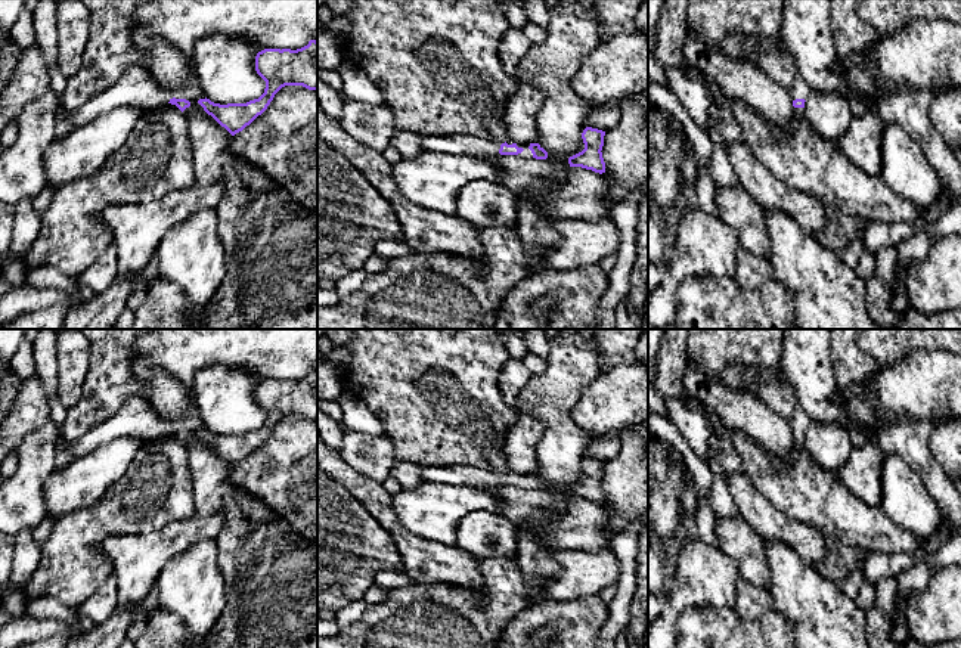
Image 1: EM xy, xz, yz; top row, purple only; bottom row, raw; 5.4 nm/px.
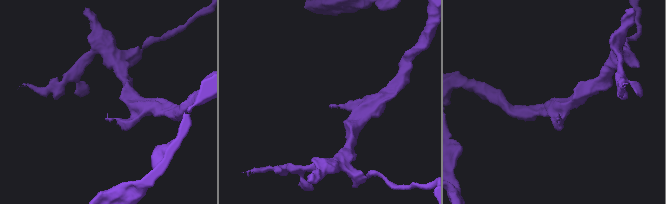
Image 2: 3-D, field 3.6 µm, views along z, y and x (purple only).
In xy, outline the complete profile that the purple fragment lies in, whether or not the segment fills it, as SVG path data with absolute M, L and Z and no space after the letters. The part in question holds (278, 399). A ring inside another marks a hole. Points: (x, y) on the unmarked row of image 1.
M310 370L307 376L297 381L264 379L255 387L255 401L266 412L264 424L258 430L220 435L205 428L195 403L190 403L183 416L168 421L161 419L148 401L137 396L81 438L66 441L66 446L77 458L81 458L118 437L152 440L171 434L185 446L196 437L235 466L267 440L282 418L303 416L317 421L317 372Z

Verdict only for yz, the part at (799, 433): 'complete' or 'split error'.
split error

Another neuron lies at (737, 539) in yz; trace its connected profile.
M741 517L716 518L719 548L735 562L741 579L769 590L771 573L765 542Z

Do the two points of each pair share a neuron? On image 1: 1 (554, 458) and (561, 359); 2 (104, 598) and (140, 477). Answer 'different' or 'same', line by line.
1: same
2: different

